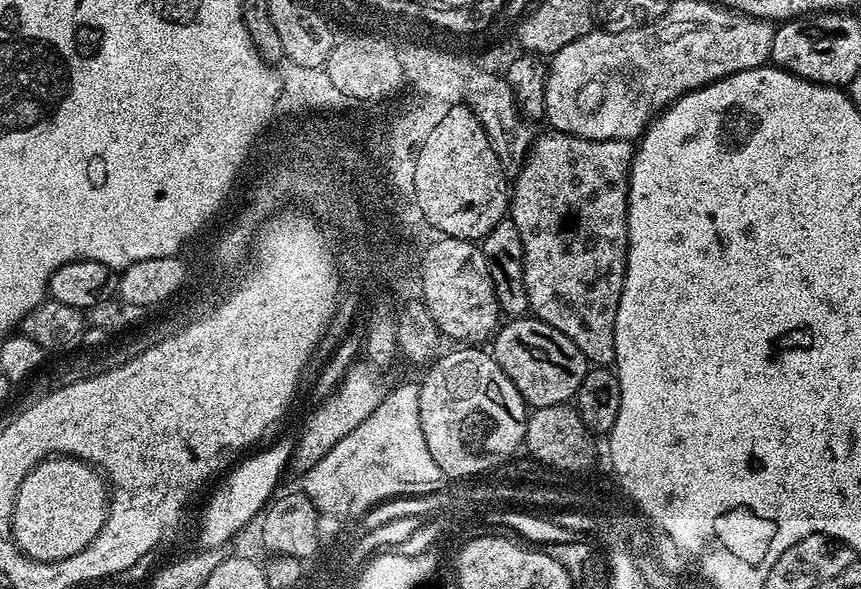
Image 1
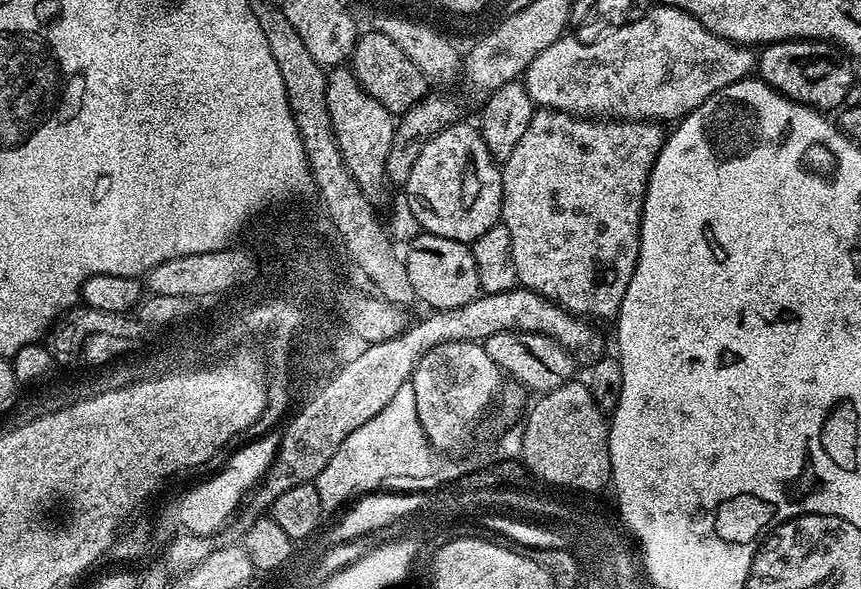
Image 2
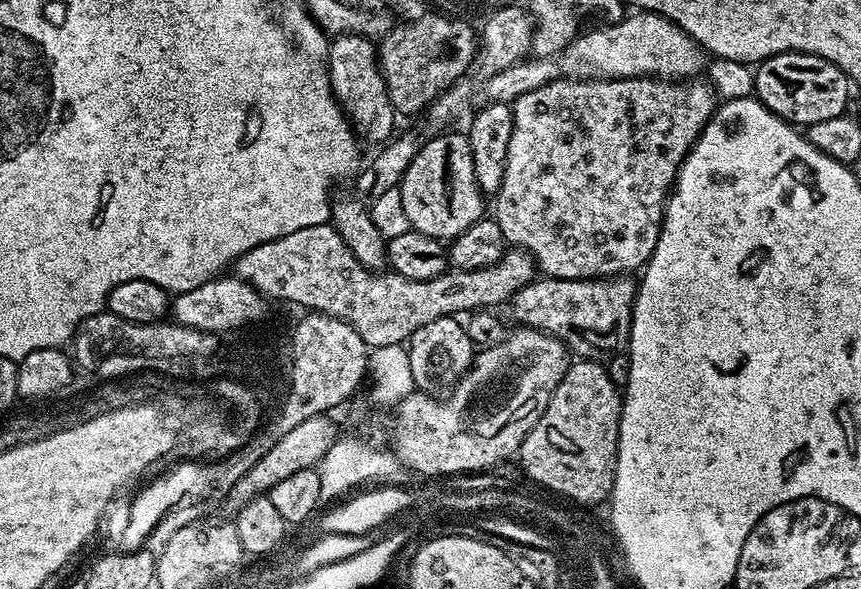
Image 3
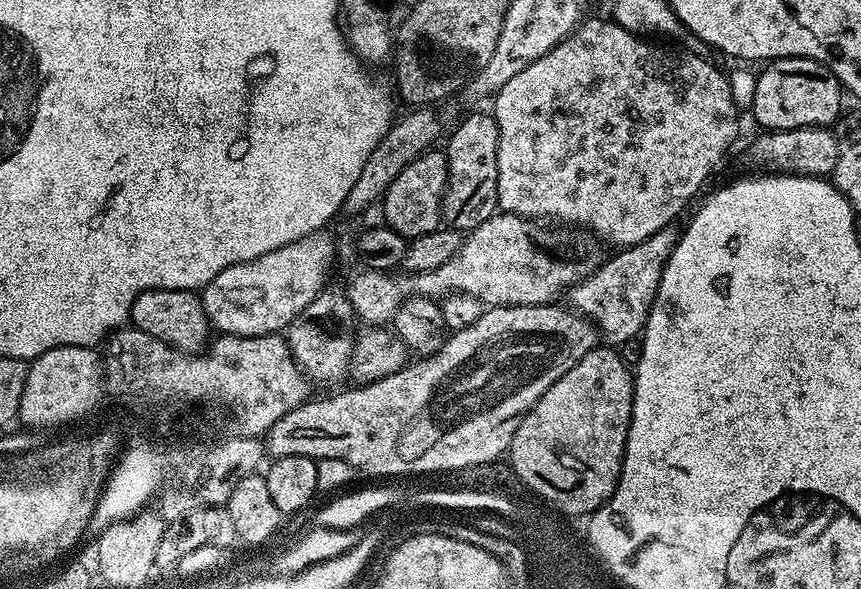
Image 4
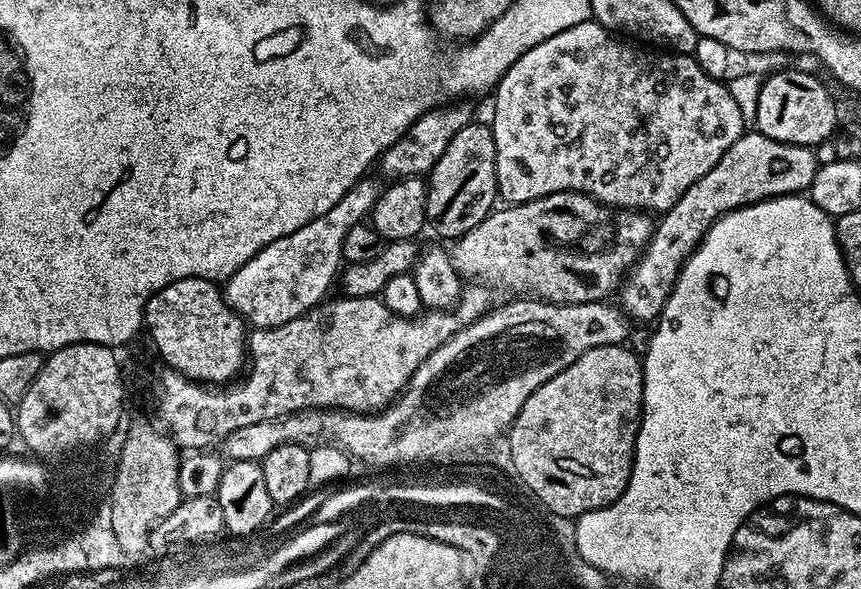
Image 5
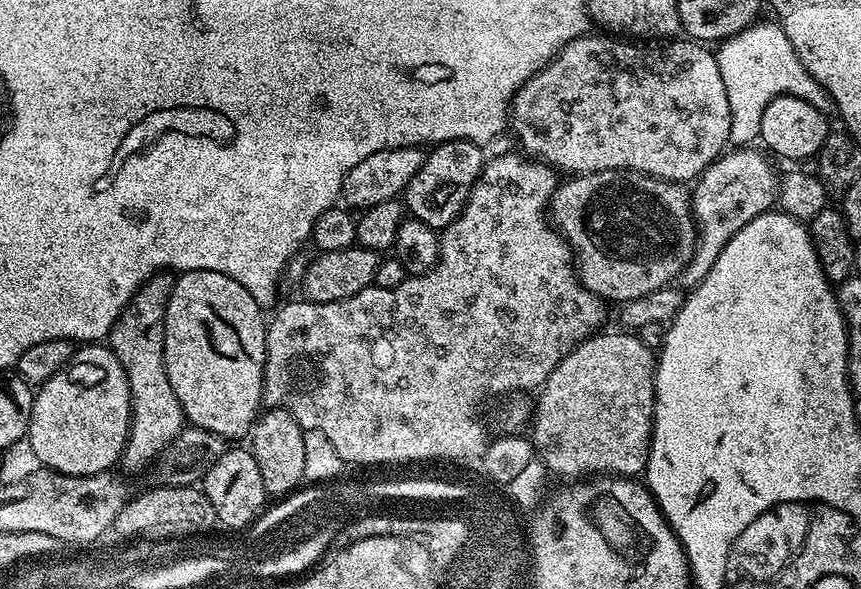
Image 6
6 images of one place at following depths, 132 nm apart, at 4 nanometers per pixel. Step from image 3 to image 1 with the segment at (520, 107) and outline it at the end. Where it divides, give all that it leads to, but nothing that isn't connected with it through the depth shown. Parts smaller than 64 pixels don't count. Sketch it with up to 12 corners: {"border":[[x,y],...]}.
{"border":[[548,130],[510,188],[531,315],[616,359],[633,145]]}

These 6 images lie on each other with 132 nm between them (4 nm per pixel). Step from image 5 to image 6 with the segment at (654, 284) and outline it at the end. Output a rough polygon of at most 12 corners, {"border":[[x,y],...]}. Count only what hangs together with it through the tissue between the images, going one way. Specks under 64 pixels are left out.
{"border":[[752,146],[725,151],[691,189],[691,290],[730,238],[773,211],[781,177]]}

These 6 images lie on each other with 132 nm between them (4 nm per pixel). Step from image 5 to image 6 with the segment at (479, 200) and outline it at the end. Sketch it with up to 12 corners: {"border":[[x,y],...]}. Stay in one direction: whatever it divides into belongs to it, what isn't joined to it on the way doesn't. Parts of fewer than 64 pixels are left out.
{"border":[[448,140],[402,193],[415,219],[443,230],[484,173],[485,149]]}

